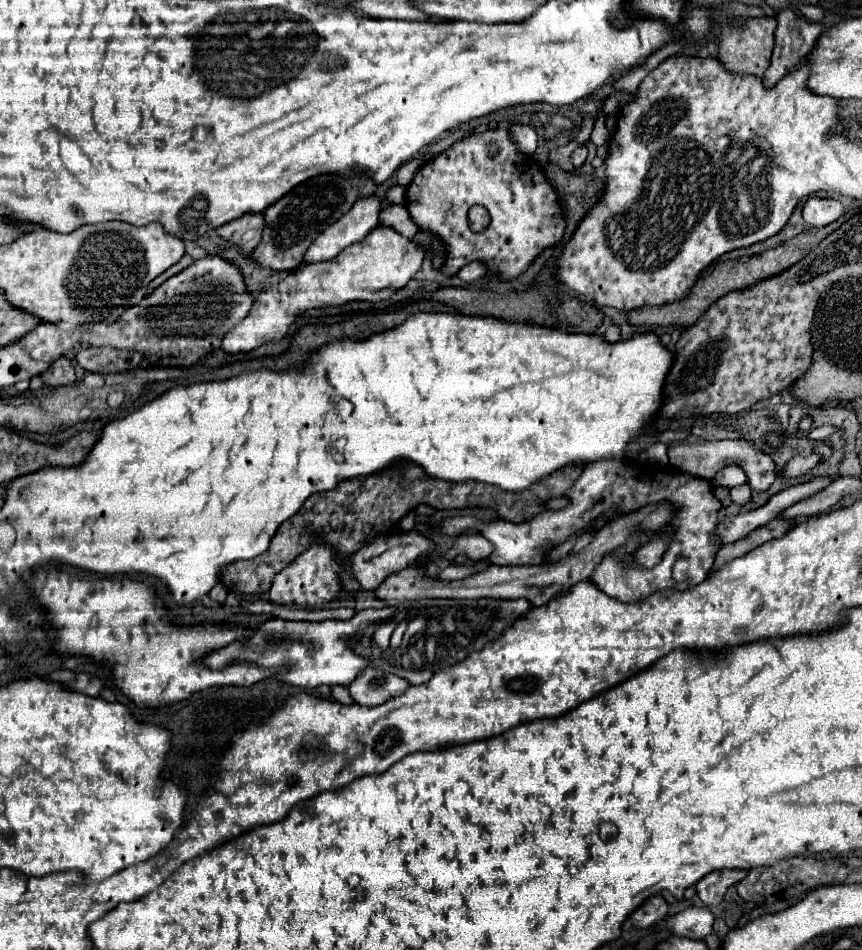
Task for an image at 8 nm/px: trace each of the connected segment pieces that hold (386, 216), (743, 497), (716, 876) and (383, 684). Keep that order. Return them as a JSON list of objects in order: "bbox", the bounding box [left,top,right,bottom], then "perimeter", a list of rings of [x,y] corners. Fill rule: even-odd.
[{"bbox":[379,204,419,238],"perimeter":[[[393,204],[393,206],[383,208],[381,216],[379,216],[379,222],[391,224],[399,232],[403,232],[407,238],[413,238],[419,232],[419,228],[413,224],[413,220],[411,220],[411,216],[409,216],[409,212],[403,204]]]},{"bbox":[729,484,751,506],"perimeter":[[[739,484],[739,486],[729,488],[729,498],[731,498],[731,502],[743,506],[751,498],[751,486],[749,484]]]},{"bbox":[695,870,747,906],"perimeter":[[[715,870],[697,882],[697,886],[695,886],[697,894],[707,906],[719,904],[725,896],[727,888],[733,886],[735,882],[739,882],[745,874],[747,874],[745,870]]]},{"bbox":[349,668,409,706],"perimeter":[[[365,668],[349,686],[349,692],[353,700],[361,706],[379,706],[387,702],[389,698],[403,694],[405,688],[409,688],[407,680],[383,672],[379,668]]]}]

